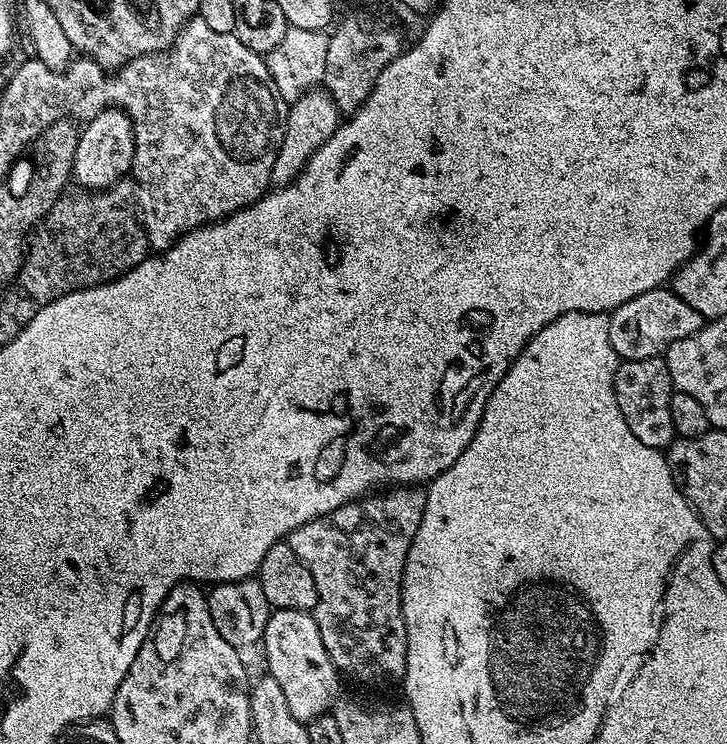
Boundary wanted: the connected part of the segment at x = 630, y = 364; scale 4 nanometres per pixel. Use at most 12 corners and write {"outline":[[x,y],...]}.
{"outline":[[663,355],[616,367],[614,394],[644,446],[677,439]]}

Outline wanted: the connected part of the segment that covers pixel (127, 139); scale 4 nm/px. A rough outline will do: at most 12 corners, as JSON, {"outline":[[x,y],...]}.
{"outline":[[104,108],[79,129],[71,179],[108,188],[131,173],[132,121]]}

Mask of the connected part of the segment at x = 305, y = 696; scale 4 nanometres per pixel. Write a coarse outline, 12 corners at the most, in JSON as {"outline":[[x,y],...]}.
{"outline":[[269,611],[263,648],[294,718],[325,715],[342,677],[312,612]]}

